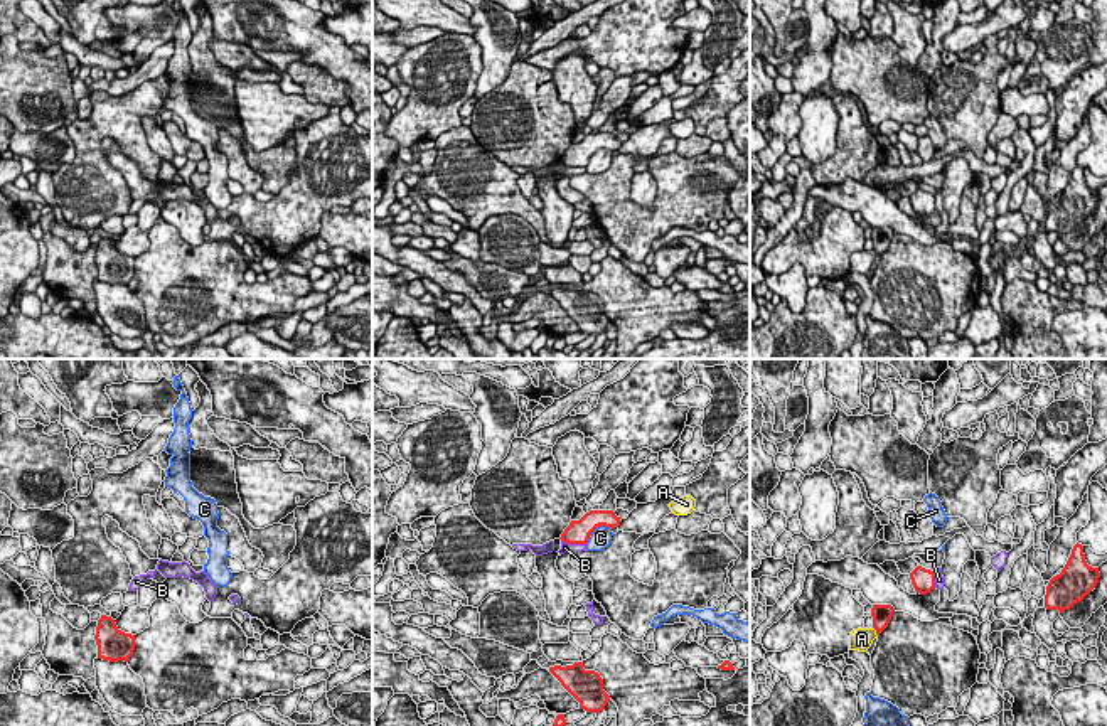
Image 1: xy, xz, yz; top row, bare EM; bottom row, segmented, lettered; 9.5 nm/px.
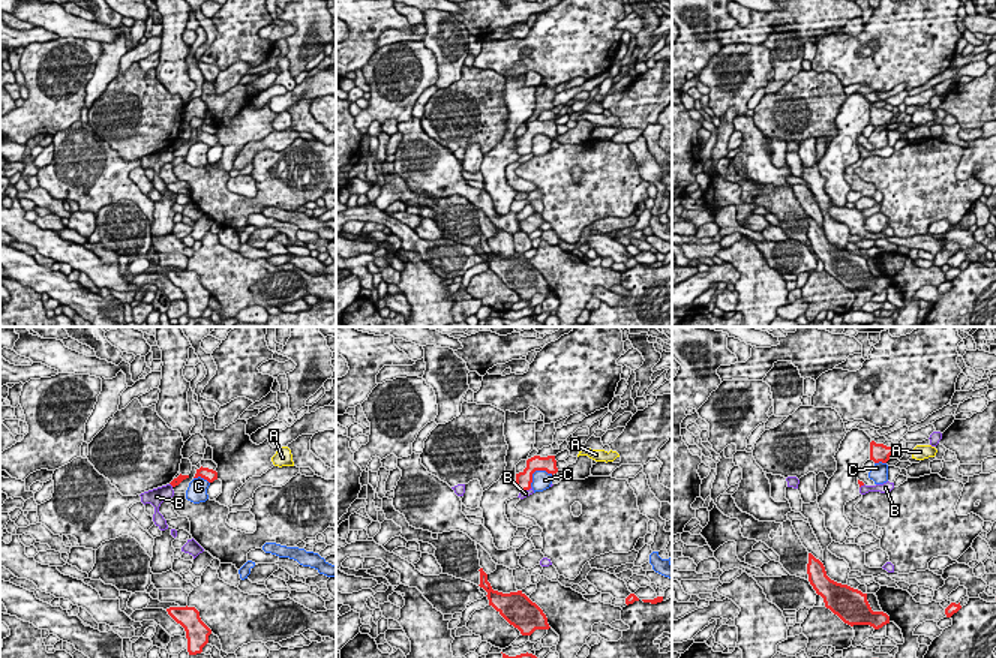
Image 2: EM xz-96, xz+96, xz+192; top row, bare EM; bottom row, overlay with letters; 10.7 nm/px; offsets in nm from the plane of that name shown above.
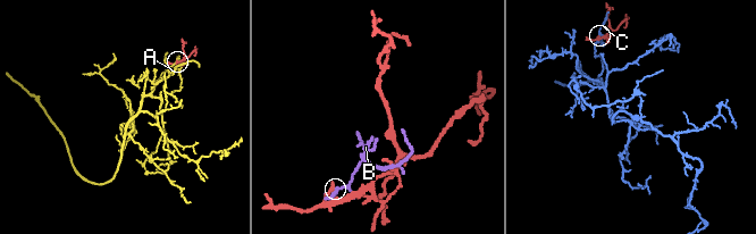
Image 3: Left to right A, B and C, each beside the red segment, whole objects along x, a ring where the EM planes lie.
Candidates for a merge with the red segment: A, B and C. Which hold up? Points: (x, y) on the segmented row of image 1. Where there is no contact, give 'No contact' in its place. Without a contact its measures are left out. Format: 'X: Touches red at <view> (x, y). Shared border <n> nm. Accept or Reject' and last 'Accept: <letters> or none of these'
A: Touches red at yz (877, 632). Shared border 100 nm. Reject
B: Touches red at xz (573, 543). Shared border 240 nm. Reject
C: Touches red at xz (597, 526). Shared border 300 nm. Reject
Accept: none of these

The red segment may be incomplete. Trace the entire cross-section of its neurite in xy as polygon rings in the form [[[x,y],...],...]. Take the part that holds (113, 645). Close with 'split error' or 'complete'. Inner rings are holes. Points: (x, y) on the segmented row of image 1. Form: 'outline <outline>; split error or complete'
outline [[[101,615],[94,635],[98,659],[128,662],[135,650],[135,635],[121,632],[111,617]]]; complete

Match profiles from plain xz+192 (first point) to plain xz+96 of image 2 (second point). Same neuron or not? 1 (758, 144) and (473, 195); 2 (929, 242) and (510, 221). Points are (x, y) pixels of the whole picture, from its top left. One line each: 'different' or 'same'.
1: same
2: same

